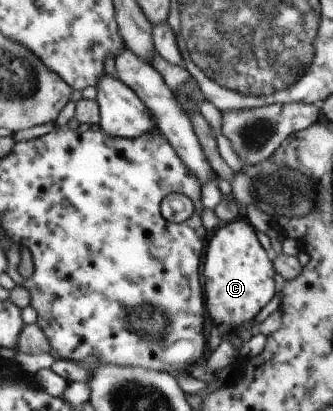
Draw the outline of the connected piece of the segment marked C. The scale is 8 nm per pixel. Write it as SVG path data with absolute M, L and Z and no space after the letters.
M241 217L222 223L211 232L203 272L206 274L206 305L210 309L207 315L211 317L212 323L226 330L248 322L272 299L272 263L260 247L254 229Z

